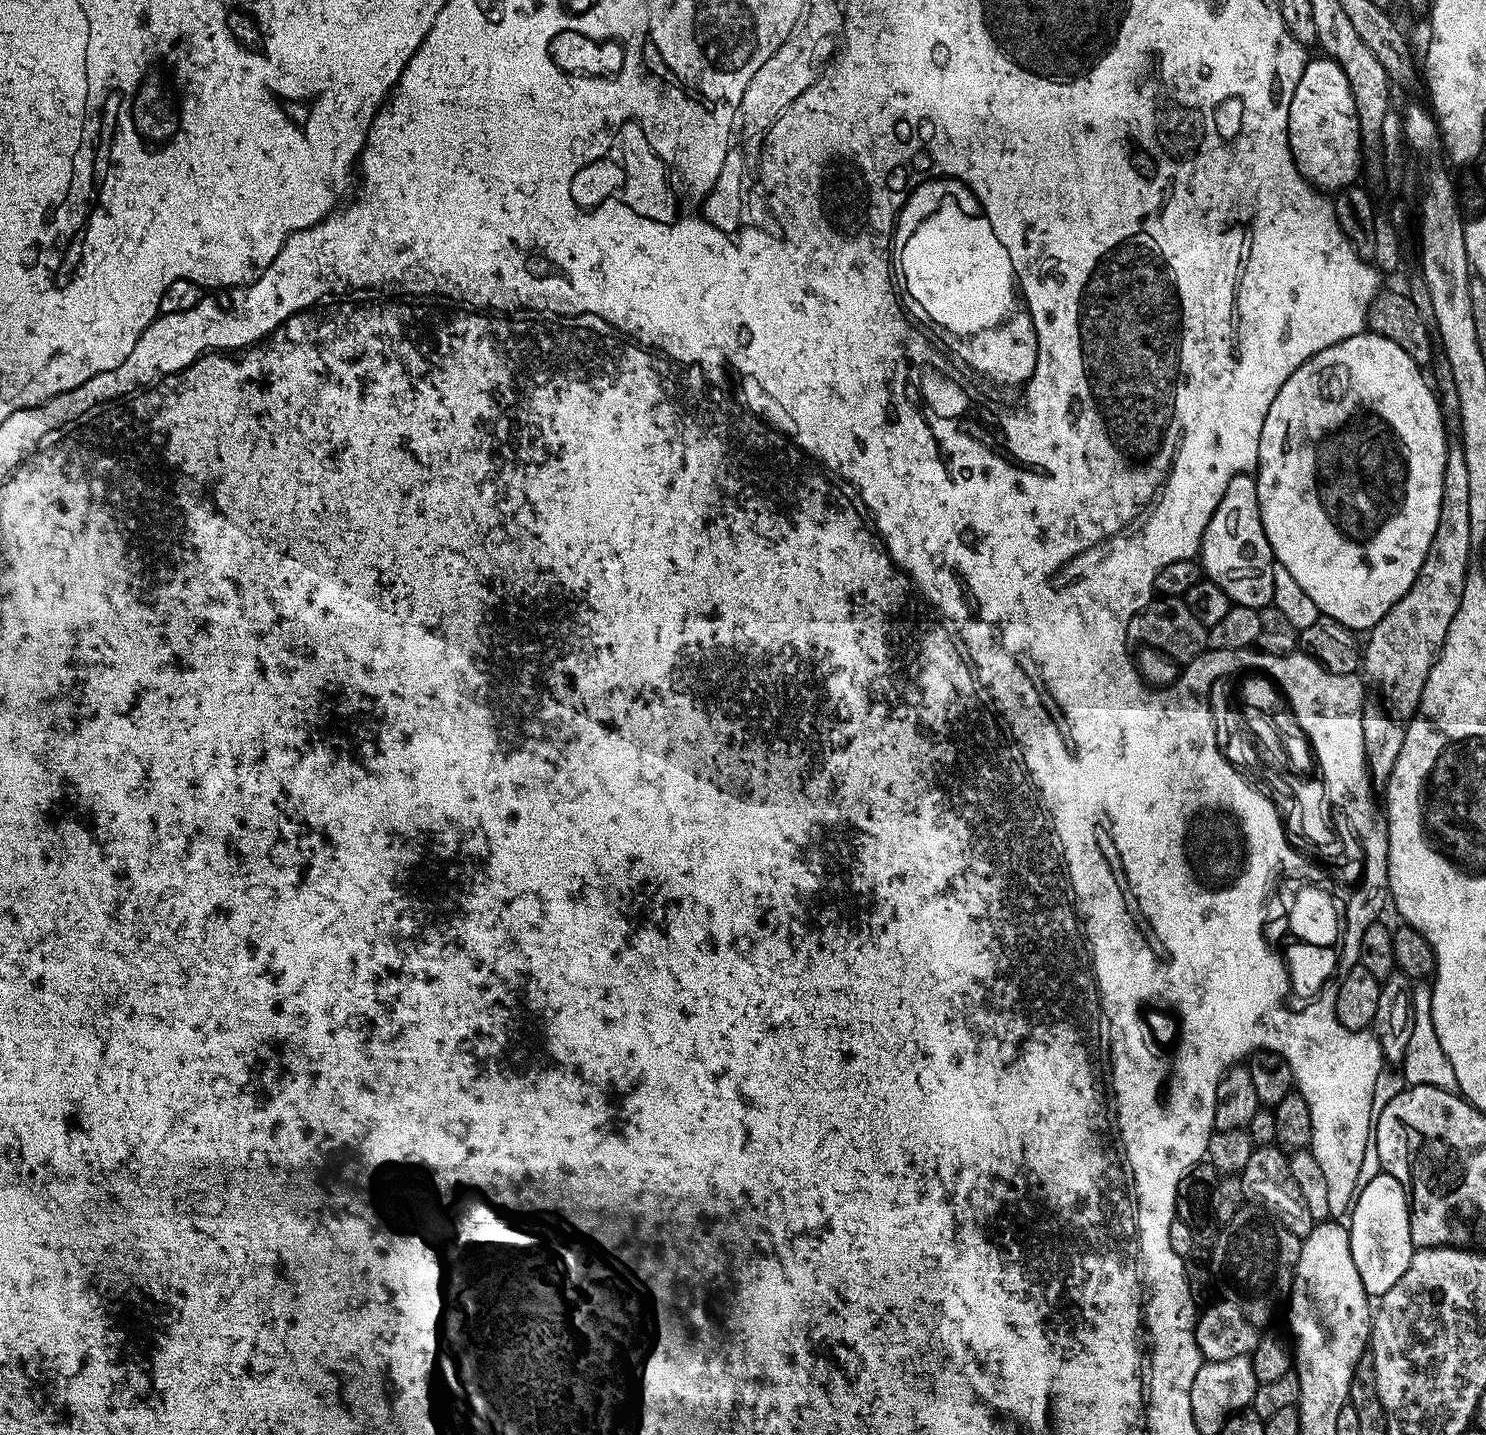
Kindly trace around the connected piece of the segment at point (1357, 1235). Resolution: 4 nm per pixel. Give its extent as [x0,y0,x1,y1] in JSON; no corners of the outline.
[1348,1172,1415,1298]

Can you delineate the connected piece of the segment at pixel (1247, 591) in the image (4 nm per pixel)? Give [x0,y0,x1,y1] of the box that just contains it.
[1198,475,1274,610]

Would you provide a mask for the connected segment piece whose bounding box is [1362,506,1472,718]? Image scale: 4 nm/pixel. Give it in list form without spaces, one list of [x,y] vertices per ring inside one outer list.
[[[1442,506],[1430,548],[1410,590],[1370,630],[1370,640],[1362,656],[1363,671],[1366,670],[1367,676],[1382,687],[1389,707],[1401,717],[1411,717],[1419,708],[1426,678],[1461,605],[1470,559],[1470,520],[1464,520],[1464,524],[1444,524]]]

